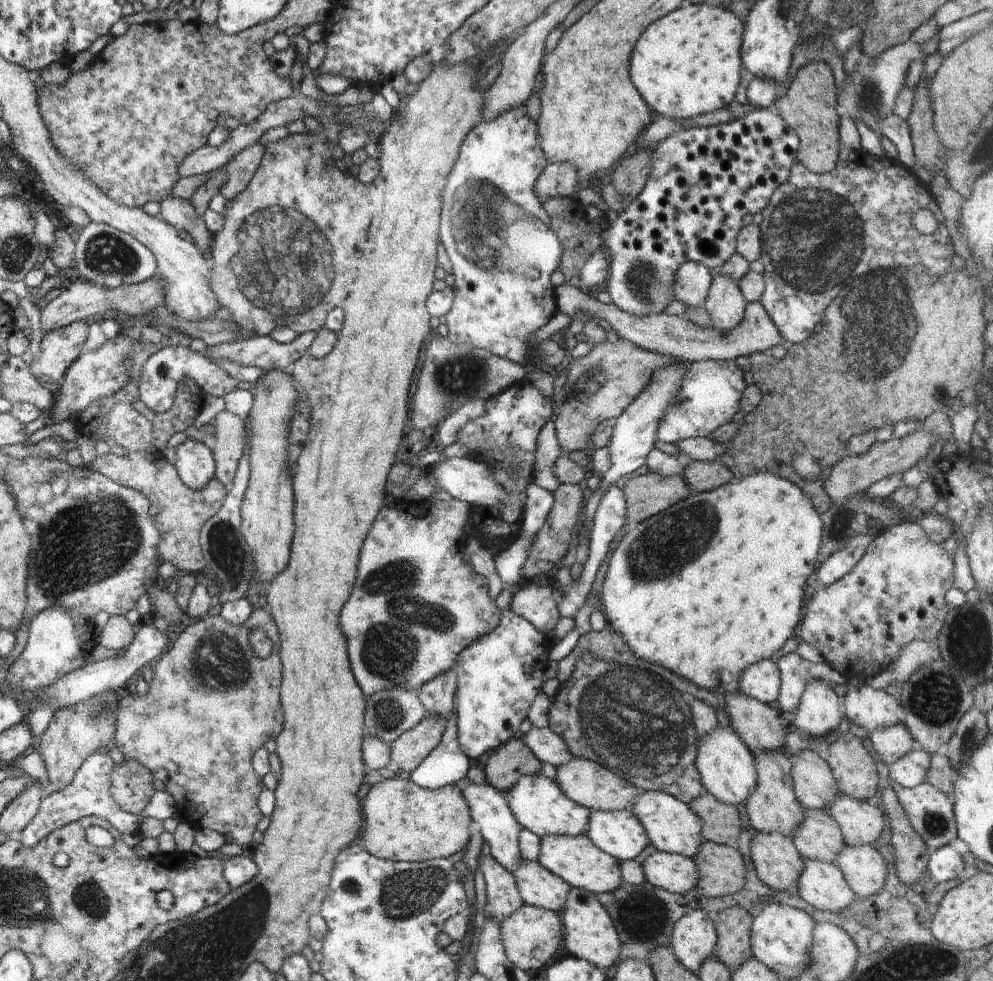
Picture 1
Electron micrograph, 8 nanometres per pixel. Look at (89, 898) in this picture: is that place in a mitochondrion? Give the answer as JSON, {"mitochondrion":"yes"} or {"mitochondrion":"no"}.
{"mitochondrion":"yes"}

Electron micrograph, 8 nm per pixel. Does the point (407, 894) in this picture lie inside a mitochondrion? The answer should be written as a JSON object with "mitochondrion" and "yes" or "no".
{"mitochondrion":"yes"}

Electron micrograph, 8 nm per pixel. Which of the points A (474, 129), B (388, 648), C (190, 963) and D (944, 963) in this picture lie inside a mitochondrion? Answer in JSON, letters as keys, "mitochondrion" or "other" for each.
{"A":"other","B":"mitochondrion","C":"mitochondrion","D":"mitochondrion"}

